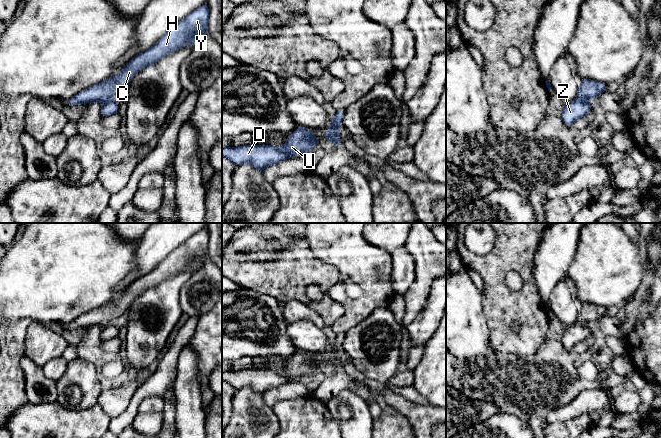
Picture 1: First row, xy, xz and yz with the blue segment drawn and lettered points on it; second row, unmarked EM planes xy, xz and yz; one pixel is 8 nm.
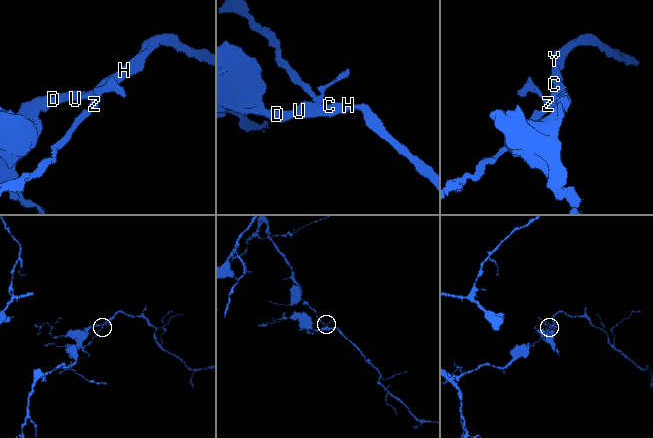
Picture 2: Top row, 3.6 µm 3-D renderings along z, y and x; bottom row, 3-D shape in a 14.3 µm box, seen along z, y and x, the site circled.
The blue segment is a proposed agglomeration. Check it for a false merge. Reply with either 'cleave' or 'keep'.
cleave

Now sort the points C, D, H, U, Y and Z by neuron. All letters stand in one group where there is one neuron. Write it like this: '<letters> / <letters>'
C D H U Y / Z

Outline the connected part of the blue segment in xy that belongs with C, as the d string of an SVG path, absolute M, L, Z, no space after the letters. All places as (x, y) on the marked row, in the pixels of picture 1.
M204 4L173 26L151 48L131 58L117 76L109 77L65 102L76 106L92 101L105 102L112 99L113 96L127 88L133 75L143 68L153 65L165 55L186 46L188 43L195 46L200 45L207 34L208 19L209 7Z

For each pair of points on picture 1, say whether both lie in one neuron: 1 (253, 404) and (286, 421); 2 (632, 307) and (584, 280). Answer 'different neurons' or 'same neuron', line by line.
1: different neurons
2: different neurons

